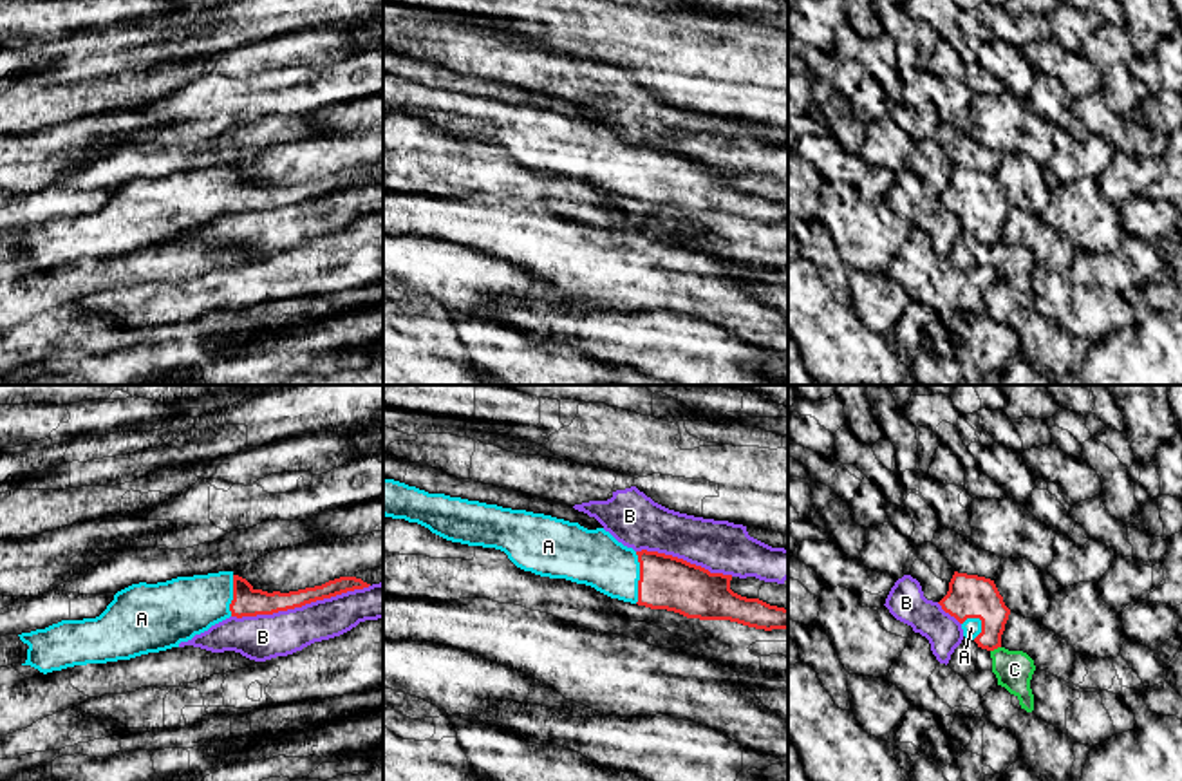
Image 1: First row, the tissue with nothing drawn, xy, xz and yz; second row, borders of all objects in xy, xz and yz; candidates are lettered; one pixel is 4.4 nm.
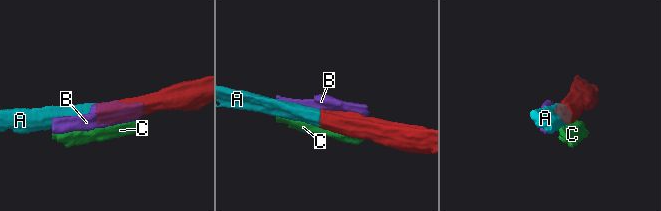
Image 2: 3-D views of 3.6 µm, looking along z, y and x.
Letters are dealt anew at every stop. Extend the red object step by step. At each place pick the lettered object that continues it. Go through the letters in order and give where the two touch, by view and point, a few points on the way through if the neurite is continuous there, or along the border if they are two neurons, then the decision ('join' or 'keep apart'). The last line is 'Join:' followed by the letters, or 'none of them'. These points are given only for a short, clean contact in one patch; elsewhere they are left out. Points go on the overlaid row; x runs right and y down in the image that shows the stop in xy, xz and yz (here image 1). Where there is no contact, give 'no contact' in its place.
A: meets red in xz at (640, 577); runs through xz (667, 583), (640, 577), (617, 572), (593, 557); join
B: meets red in xy at (300, 606); keep apart
C: meets red in yz at (994, 648); border along yz (1000, 646), (991, 651); keep apart
Join: A

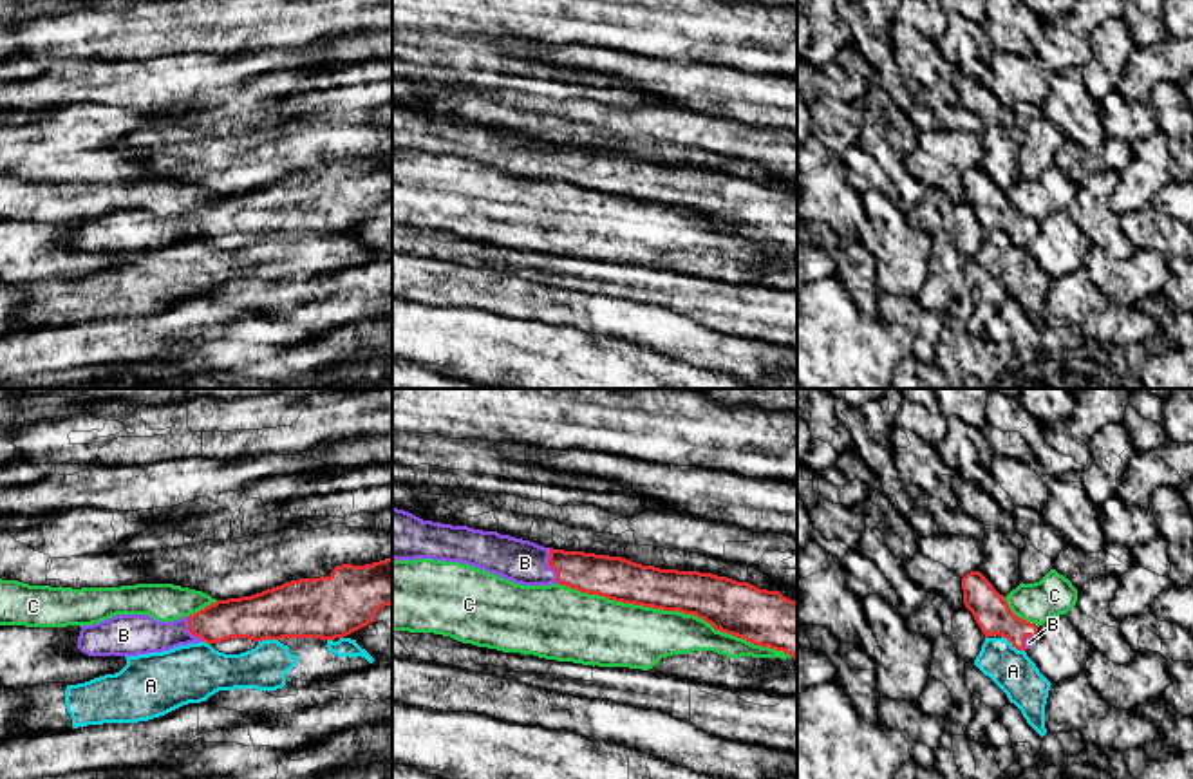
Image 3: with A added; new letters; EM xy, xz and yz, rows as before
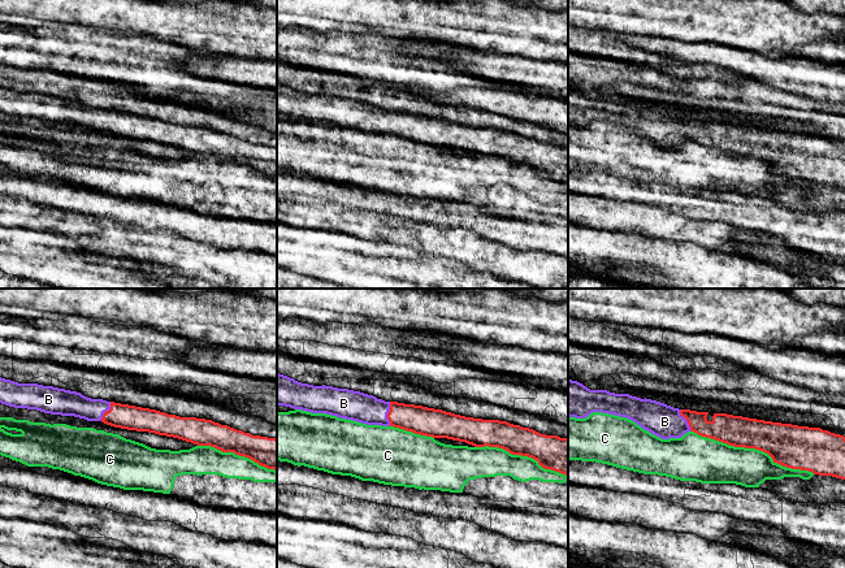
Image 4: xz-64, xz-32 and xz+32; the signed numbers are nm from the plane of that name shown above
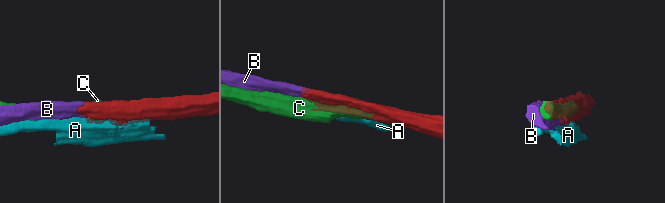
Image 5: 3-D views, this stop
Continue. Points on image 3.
A: meets red in yz at (1013, 644); keep apart
B: meets red in xz at (550, 566); join
C: meets red in xz at (675, 610); keep apart
Join: B

